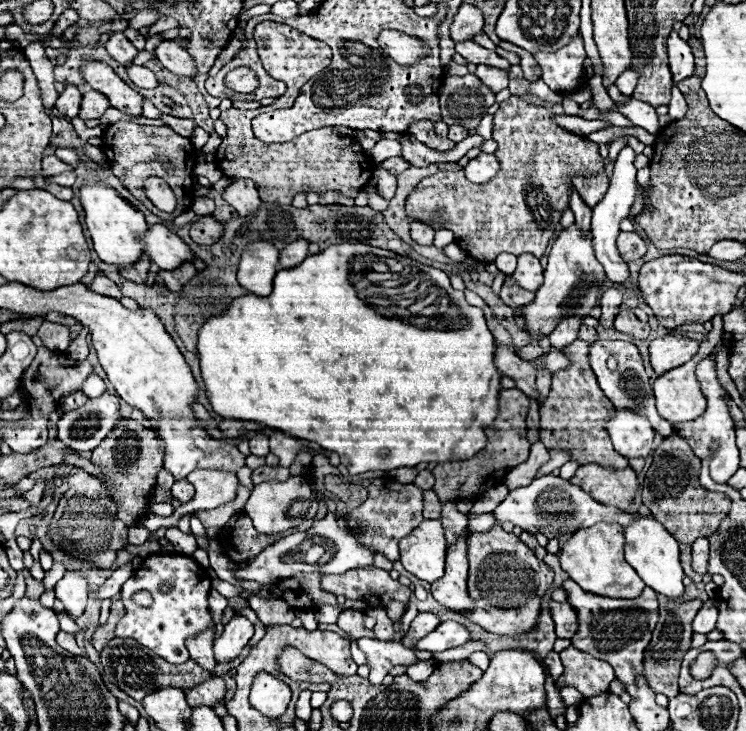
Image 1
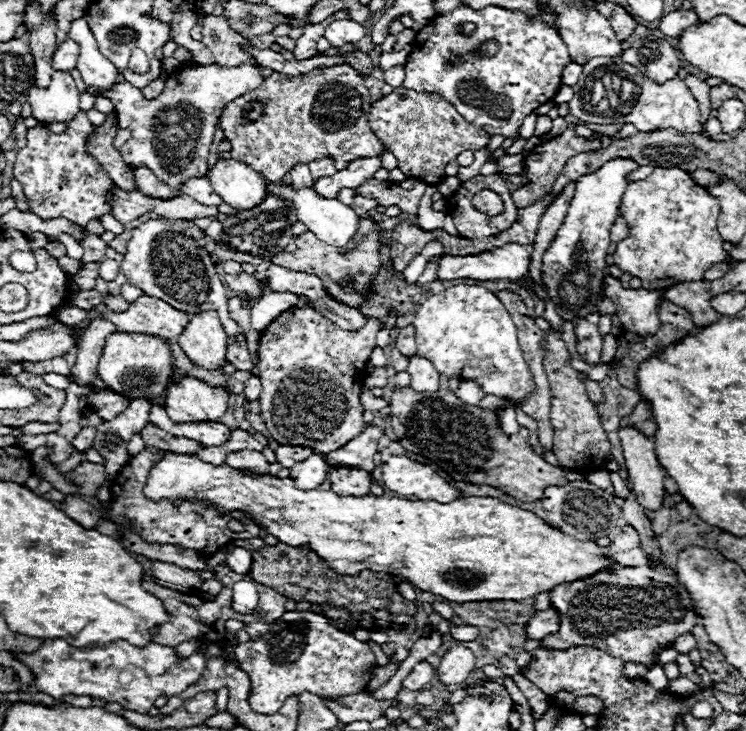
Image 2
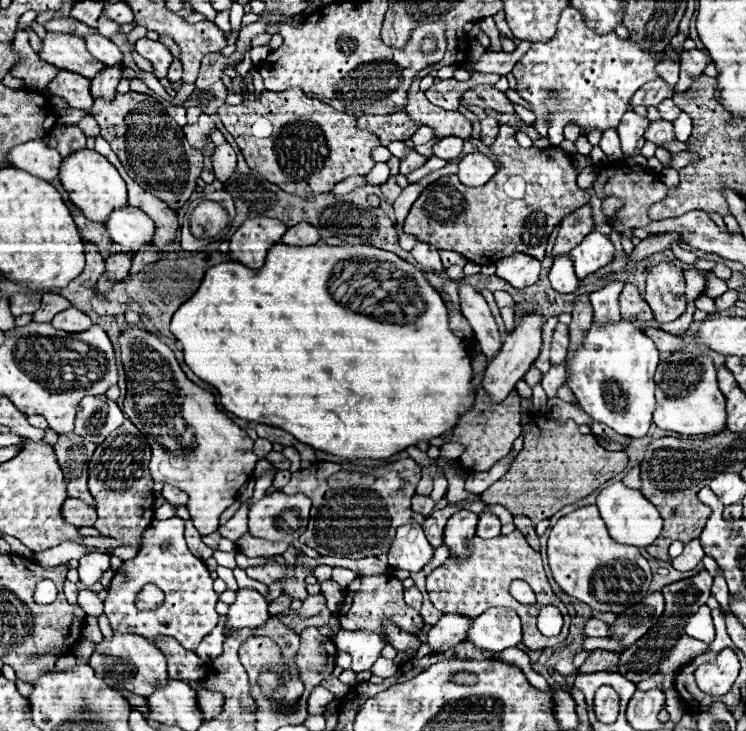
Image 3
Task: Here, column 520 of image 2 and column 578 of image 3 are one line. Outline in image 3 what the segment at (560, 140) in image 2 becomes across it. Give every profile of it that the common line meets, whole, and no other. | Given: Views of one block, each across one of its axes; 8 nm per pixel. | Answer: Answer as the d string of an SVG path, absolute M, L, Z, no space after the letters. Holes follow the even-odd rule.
M502 124L496 140L490 144L492 154L500 162L494 178L482 188L468 188L456 174L442 176L432 182L414 202L404 232L440 250L452 250L478 266L496 264L514 252L544 260L546 242L564 216L584 206L590 196L576 186L576 170L572 154L560 146L542 150L522 148L516 142L516 126Z

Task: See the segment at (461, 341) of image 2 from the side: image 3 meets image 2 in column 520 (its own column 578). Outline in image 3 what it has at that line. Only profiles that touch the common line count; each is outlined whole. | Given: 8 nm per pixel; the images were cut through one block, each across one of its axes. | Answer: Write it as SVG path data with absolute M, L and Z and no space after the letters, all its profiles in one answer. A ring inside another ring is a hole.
M620 320L618 324L592 324L586 332L584 346L570 362L570 388L580 408L596 422L606 424L620 436L642 438L648 434L654 412L654 372L660 352L654 342L640 330L638 320Z

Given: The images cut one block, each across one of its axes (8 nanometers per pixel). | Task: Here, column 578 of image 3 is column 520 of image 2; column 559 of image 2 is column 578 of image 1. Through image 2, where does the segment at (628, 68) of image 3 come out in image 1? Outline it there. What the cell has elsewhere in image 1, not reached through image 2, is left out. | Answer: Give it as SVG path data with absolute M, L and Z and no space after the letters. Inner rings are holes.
M574 36L566 46L554 52L534 52L534 60L542 68L542 80L550 90L568 94L586 86L584 76L584 42L582 36Z

